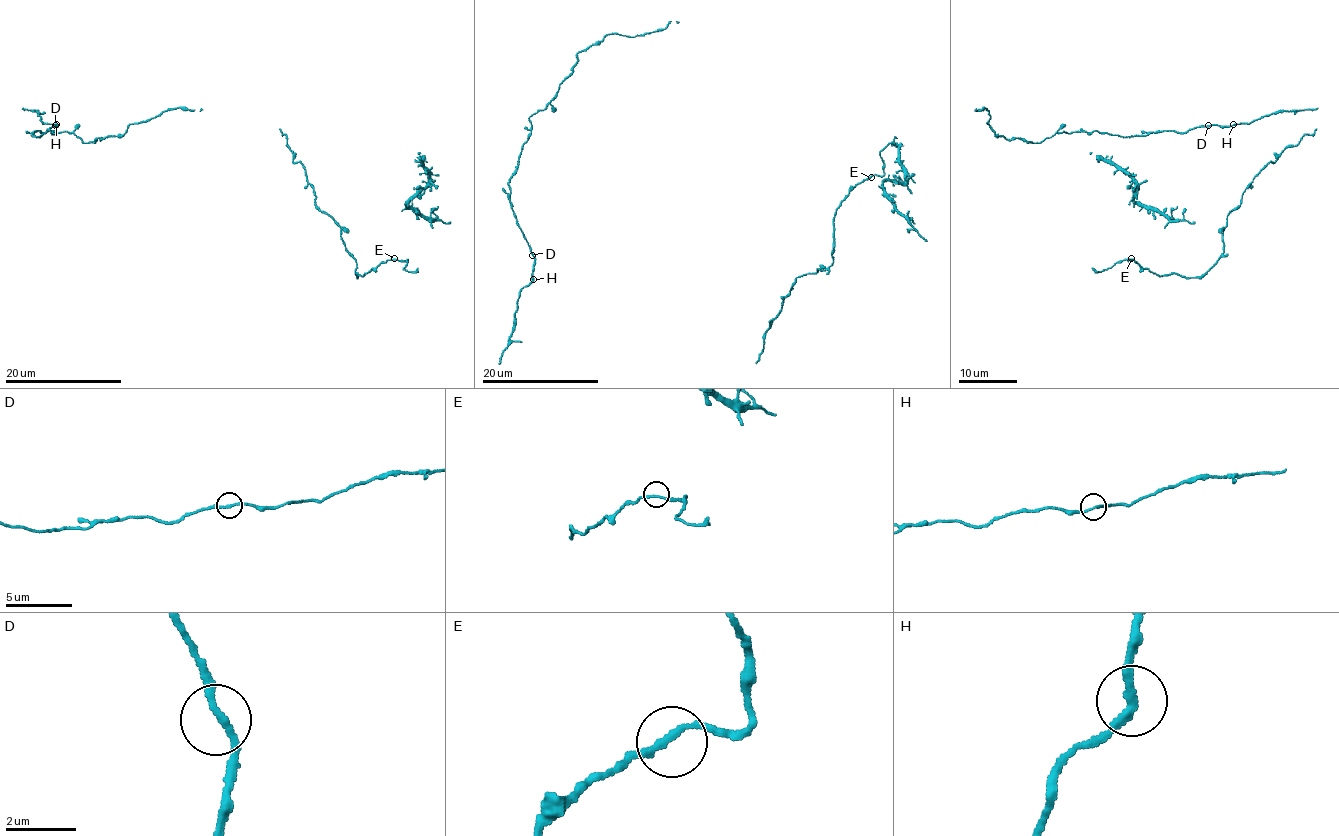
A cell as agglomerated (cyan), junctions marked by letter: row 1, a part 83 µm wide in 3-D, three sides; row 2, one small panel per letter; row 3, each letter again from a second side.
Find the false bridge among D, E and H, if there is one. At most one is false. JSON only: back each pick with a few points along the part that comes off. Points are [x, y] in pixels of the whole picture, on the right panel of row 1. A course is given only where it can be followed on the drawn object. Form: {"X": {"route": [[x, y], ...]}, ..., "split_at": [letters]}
{"split_at": []}

